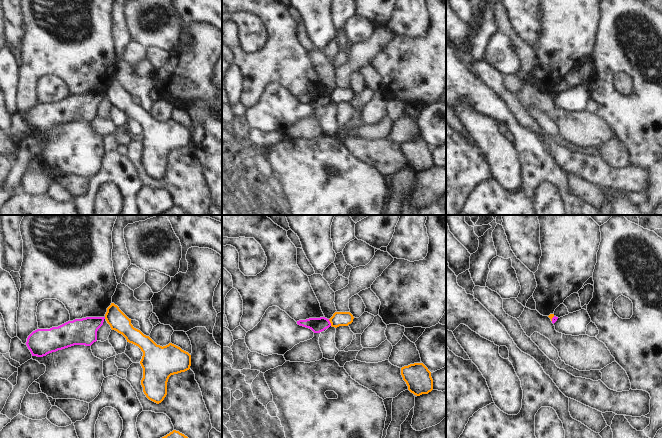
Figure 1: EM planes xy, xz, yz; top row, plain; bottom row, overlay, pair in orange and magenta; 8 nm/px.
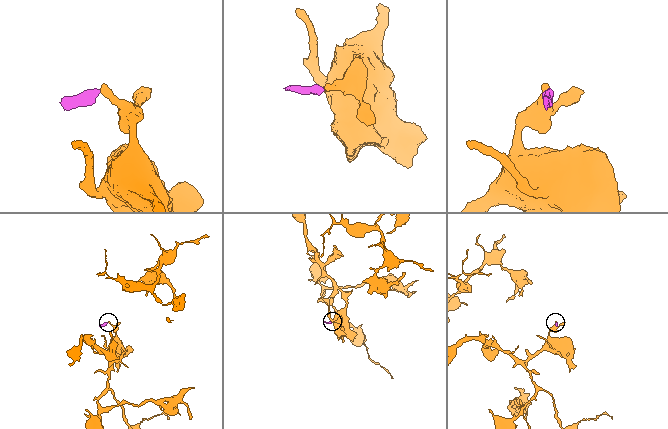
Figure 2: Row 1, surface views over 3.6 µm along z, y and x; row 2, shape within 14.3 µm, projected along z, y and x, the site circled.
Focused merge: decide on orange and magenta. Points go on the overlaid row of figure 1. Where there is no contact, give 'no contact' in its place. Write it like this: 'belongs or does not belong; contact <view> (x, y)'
does not belong; contact xz (330, 322)

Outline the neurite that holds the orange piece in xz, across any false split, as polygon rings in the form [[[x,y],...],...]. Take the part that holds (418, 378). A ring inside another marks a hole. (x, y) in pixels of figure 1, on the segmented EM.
[[[414,363],[401,368],[401,375],[408,390],[416,396],[428,394],[433,390],[431,372],[423,363]]]

